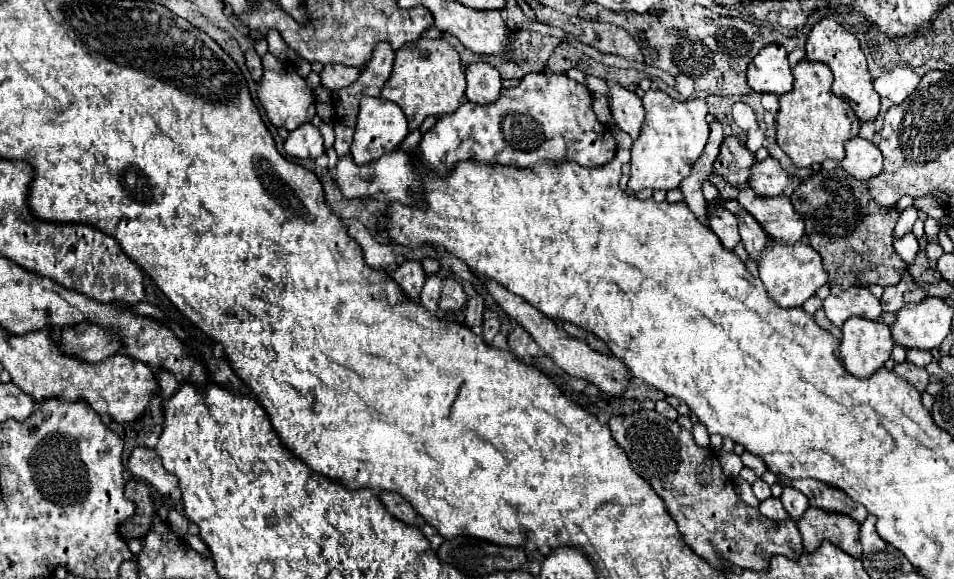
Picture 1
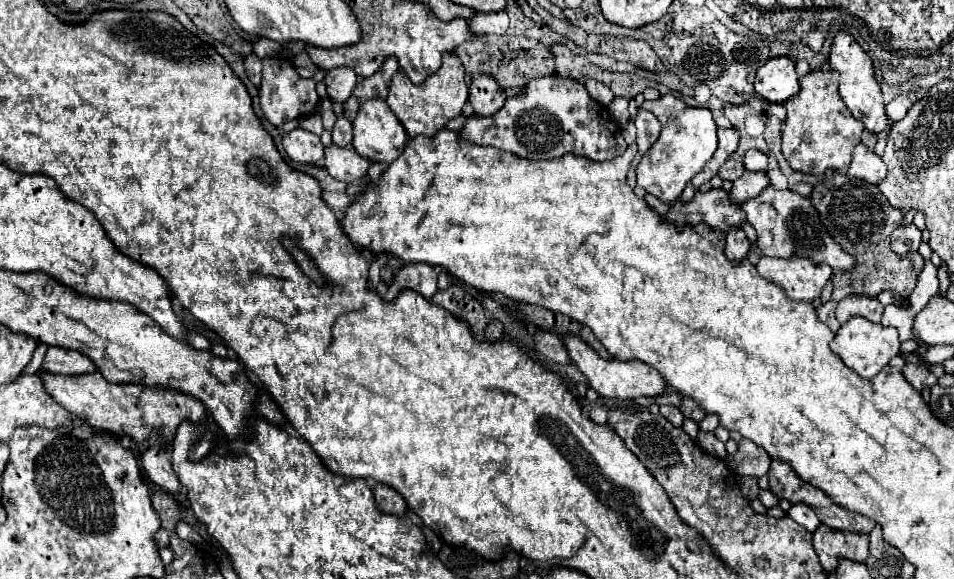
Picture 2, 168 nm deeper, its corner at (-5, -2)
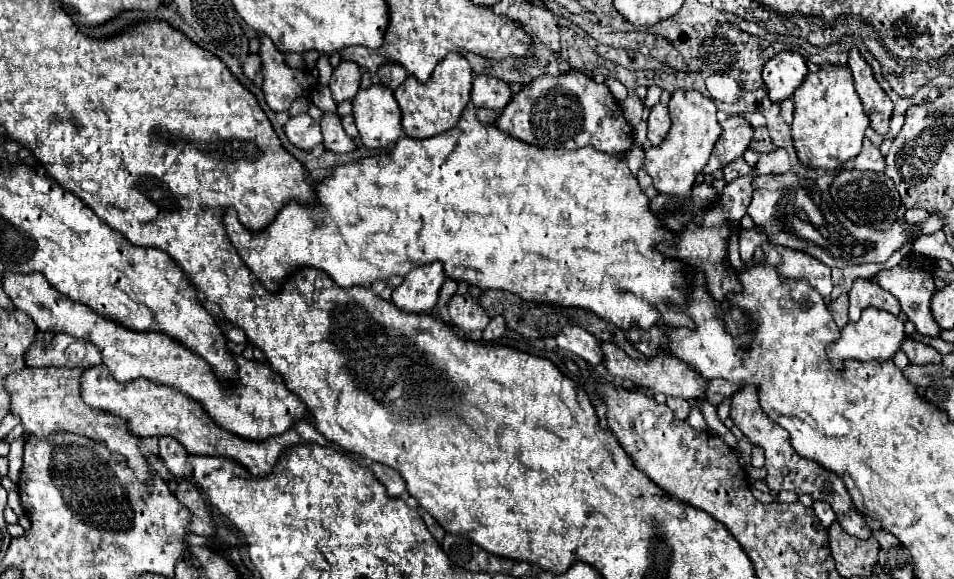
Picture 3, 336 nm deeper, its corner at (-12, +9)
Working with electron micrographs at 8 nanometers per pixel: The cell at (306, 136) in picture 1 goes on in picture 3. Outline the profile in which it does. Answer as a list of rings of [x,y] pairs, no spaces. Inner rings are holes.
[[[308,113],[290,117],[290,121],[284,125],[284,133],[292,145],[304,151],[312,151],[316,145],[322,145],[324,141],[320,125]]]

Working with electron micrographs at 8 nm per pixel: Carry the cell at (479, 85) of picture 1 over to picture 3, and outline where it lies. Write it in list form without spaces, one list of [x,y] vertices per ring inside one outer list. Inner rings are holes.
[[[476,75],[472,85],[472,95],[470,95],[470,101],[474,103],[474,107],[504,109],[510,97],[512,97],[512,91],[506,81],[500,81],[490,75]]]

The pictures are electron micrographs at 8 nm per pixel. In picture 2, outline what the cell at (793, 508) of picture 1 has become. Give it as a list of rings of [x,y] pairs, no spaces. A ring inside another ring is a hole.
[[[793,504],[787,514],[789,514],[795,522],[803,524],[809,532],[815,532],[815,528],[821,524],[819,518],[817,518],[817,514],[815,514],[811,508],[807,508],[805,504]]]

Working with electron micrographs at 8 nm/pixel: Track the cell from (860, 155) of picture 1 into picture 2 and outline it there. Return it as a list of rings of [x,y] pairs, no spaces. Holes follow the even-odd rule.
[[[857,144],[853,150],[849,176],[861,178],[869,184],[879,184],[885,178],[885,174],[887,174],[887,168],[885,168],[883,160],[873,150],[869,150],[867,146]]]

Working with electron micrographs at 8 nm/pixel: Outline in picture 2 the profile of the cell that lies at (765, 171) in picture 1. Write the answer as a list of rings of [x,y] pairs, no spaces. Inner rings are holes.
[[[743,172],[741,178],[737,178],[737,182],[733,182],[729,198],[731,198],[731,202],[743,204],[745,200],[755,198],[767,186],[769,186],[769,180],[767,180],[765,172]]]

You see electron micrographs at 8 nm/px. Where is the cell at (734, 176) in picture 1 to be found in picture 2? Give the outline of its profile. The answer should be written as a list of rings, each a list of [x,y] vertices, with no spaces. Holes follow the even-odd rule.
[[[731,156],[725,164],[723,164],[723,168],[719,170],[719,176],[723,178],[723,180],[737,180],[741,174],[745,172],[745,168],[743,168],[743,162],[741,162],[741,158],[735,158],[735,156]]]

